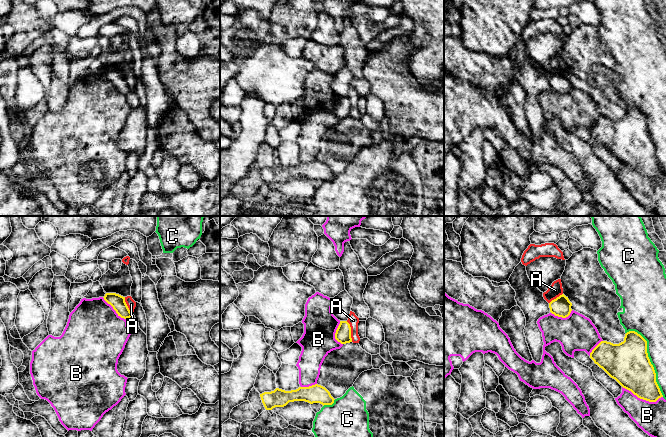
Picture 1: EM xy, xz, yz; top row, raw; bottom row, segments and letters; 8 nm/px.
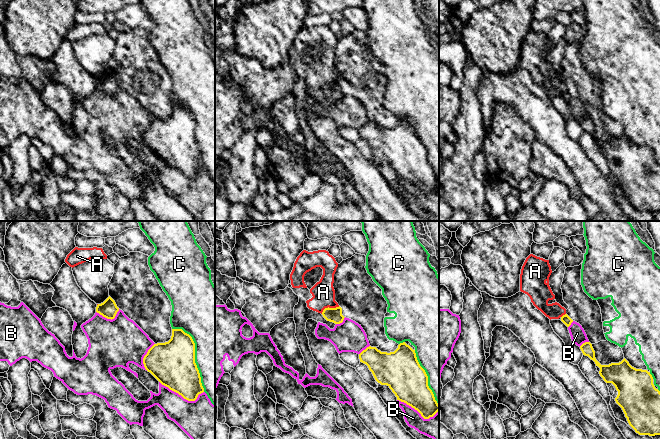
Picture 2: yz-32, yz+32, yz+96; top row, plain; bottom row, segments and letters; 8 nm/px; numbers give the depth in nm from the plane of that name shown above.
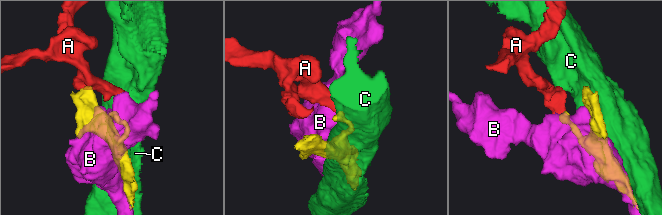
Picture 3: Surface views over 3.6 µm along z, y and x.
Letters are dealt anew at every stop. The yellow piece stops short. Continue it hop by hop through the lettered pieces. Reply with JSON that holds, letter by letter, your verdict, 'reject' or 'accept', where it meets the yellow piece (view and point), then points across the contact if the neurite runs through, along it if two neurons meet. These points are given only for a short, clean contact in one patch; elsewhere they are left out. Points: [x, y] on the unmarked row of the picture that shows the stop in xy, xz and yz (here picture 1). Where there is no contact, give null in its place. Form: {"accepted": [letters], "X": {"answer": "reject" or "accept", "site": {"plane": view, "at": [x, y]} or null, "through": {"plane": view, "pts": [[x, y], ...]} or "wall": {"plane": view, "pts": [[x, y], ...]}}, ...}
{"accepted": [], "A": {"answer": "reject", "site": {"plane": "xz", "at": [350, 107]}, "wall": {"plane": "xz", "pts": [[346, 97], [350, 103], [352, 117]]}}, "B": {"answer": "reject", "site": {"plane": "yz", "at": [642, 174]}}, "C": {"answer": "reject", "site": {"plane": "yz", "at": [649, 135]}}}

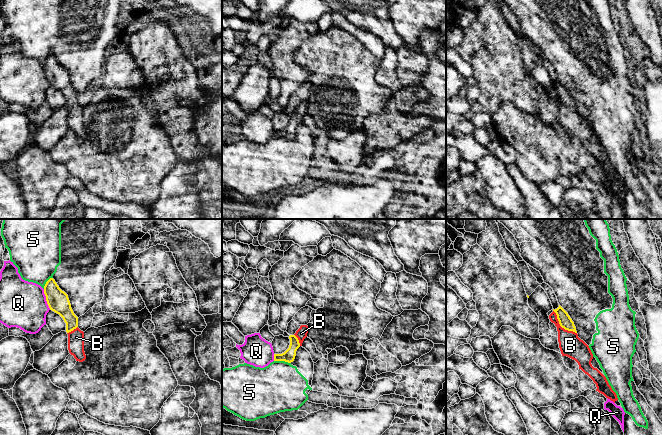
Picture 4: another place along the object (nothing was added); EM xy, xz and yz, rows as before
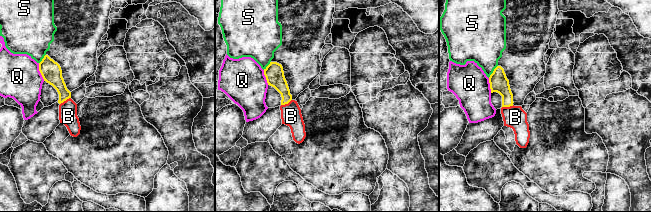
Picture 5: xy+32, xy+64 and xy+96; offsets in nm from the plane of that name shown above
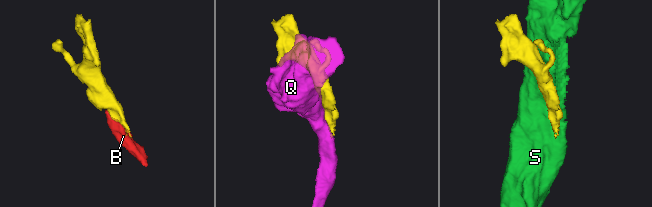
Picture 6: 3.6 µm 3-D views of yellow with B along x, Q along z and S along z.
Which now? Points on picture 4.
{"accepted": ["B"], "B": {"answer": "accept", "site": {"plane": "yz", "at": [561, 102]}, "through": {"plane": "yz", "pts": [[565, 97], [561, 102], [567, 108], [570, 121]]}}, "Q": {"answer": "reject", "site": {"plane": "xy", "at": [46, 75]}}, "S": {"answer": "reject", "site": {"plane": "xz", "at": [282, 136]}}}

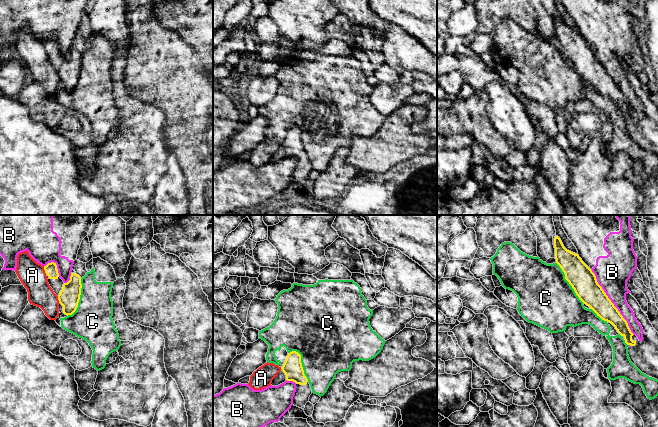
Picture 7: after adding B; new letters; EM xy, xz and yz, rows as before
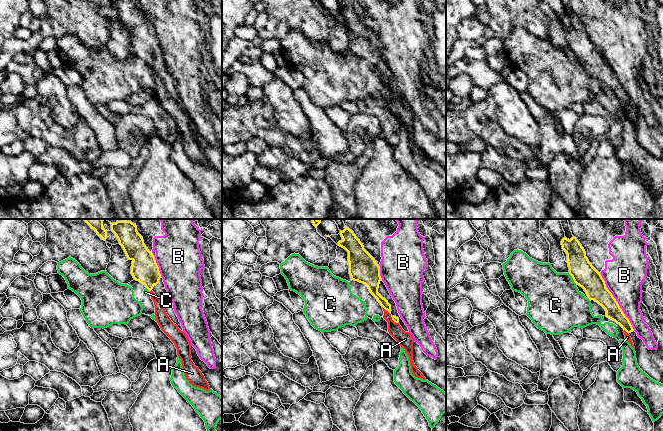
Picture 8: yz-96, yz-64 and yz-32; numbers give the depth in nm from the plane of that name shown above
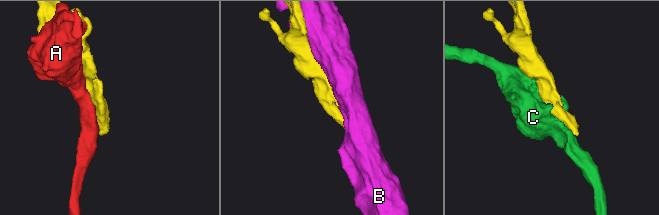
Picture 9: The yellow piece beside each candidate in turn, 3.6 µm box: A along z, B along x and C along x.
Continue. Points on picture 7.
{"accepted": [], "A": {"answer": "reject", "site": {"plane": "xy", "at": [44, 45]}}, "B": {"answer": "reject", "site": {"plane": "yz", "at": [611, 78]}}, "C": {"answer": "reject", "site": {"plane": "xy", "at": [79, 74]}}}

